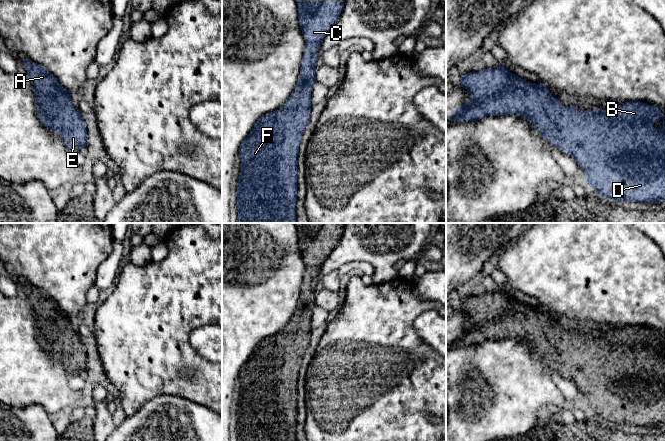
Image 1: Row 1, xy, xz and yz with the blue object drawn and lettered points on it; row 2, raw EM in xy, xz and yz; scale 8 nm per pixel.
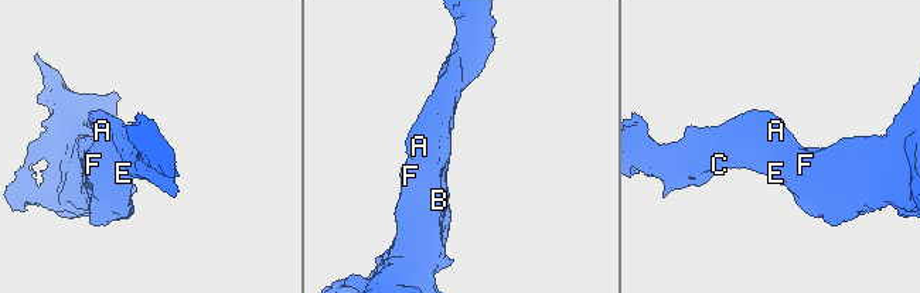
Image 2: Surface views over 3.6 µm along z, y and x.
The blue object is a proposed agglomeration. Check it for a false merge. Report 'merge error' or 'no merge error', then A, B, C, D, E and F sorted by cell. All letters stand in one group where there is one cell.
no merge error; A B C D E F

